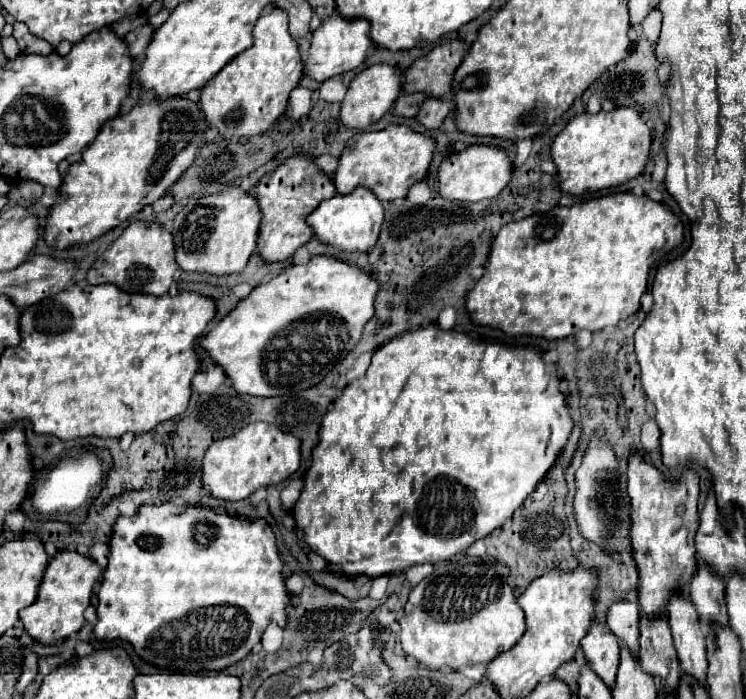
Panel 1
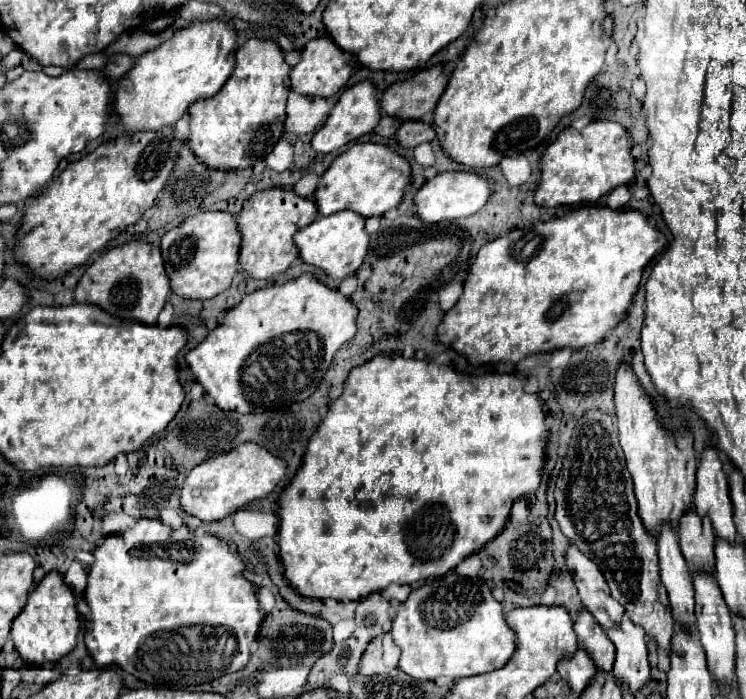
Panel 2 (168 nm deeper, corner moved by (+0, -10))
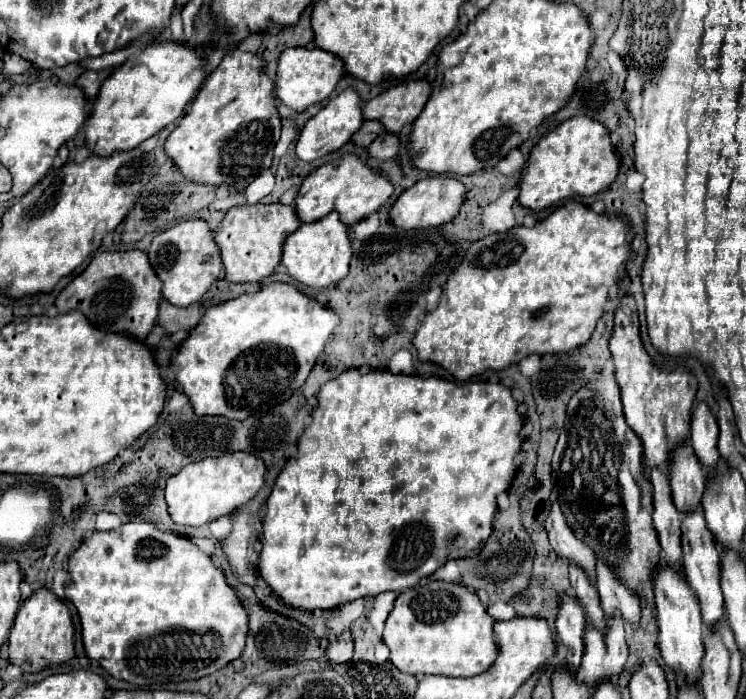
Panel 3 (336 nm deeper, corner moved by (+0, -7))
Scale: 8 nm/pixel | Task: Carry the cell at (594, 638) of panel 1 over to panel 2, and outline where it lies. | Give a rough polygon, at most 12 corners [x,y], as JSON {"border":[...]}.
{"border":[[583,611],[575,633],[597,671],[611,673],[615,647]]}

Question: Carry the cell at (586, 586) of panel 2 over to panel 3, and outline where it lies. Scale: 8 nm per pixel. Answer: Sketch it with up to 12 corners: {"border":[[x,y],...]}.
{"border":[[551,496],[545,520],[553,550],[595,582],[595,552],[573,534]]}

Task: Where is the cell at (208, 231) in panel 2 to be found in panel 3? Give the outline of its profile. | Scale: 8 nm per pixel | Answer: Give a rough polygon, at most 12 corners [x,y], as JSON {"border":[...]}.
{"border":[[207,222],[153,238],[149,264],[163,298],[201,300],[223,268]]}

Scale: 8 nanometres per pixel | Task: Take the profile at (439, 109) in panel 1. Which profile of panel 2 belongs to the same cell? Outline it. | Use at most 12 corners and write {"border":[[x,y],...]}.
{"border":[[403,121],[397,141],[403,147],[417,147],[433,141],[433,125]]}

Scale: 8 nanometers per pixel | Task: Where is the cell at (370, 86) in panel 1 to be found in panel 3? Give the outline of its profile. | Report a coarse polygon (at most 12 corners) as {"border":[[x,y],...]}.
{"border":[[353,88],[329,100],[297,136],[313,162],[339,150],[363,124]]}

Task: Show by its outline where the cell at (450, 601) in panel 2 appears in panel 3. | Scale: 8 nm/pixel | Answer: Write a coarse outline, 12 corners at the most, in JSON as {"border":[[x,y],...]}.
{"border":[[401,592],[383,642],[405,674],[469,678],[497,658],[475,592]]}

